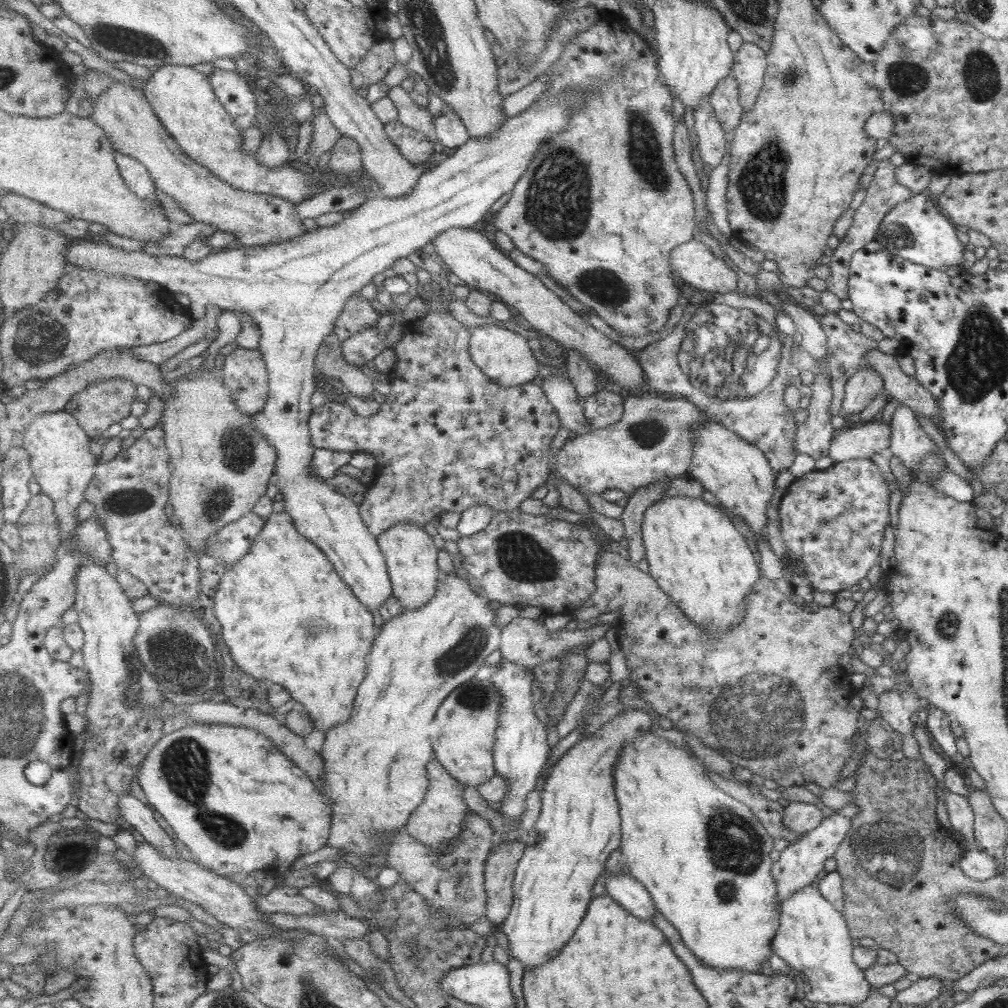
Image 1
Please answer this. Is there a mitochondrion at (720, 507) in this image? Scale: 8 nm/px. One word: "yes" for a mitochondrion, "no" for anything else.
no

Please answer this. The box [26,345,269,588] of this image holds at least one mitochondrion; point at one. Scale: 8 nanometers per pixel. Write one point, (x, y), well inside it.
(238, 450)

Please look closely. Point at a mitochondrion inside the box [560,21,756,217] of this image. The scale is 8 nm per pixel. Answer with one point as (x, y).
(644, 146)

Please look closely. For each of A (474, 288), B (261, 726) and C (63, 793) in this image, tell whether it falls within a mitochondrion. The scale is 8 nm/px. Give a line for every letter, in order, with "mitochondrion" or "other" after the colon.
A: other
B: other
C: other

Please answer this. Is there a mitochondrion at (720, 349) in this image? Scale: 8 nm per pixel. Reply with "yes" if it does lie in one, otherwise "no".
yes

